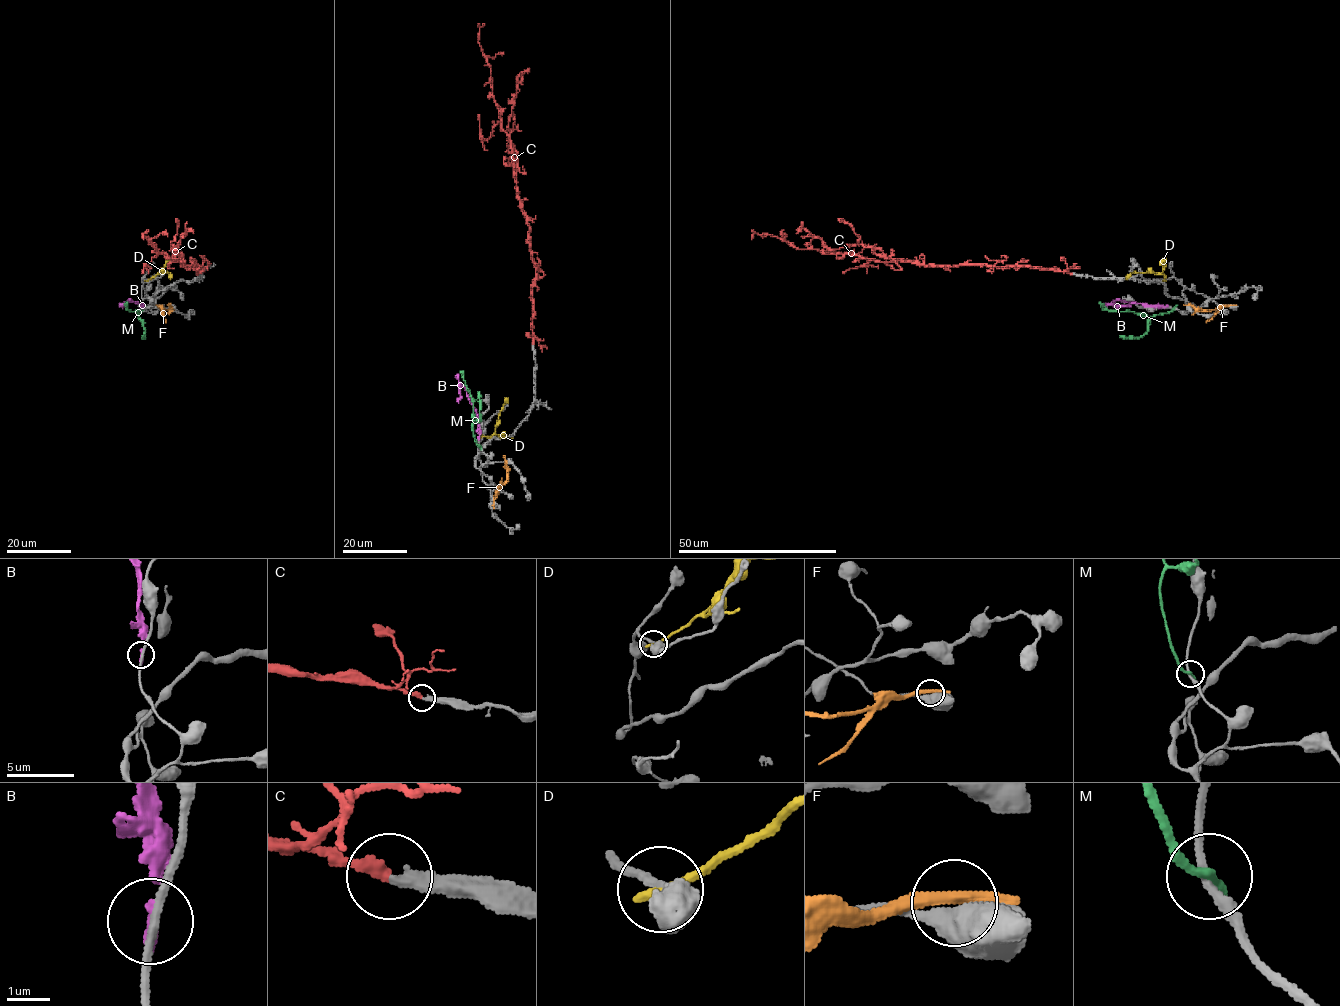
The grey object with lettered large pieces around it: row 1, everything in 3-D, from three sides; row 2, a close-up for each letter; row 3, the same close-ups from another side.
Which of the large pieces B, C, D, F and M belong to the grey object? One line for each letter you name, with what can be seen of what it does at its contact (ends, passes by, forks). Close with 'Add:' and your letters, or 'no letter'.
C: It ends there
Add: C

